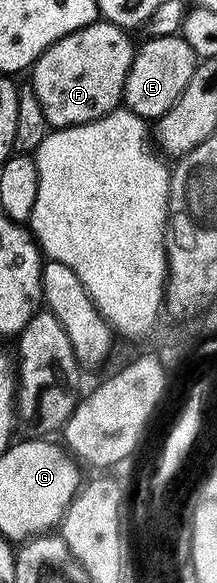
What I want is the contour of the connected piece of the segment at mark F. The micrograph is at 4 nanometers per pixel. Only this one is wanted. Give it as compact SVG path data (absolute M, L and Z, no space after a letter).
M104 26L83 28L45 50L30 69L31 91L51 129L88 124L121 107L124 80L132 65L134 43L128 36L115 36Z

